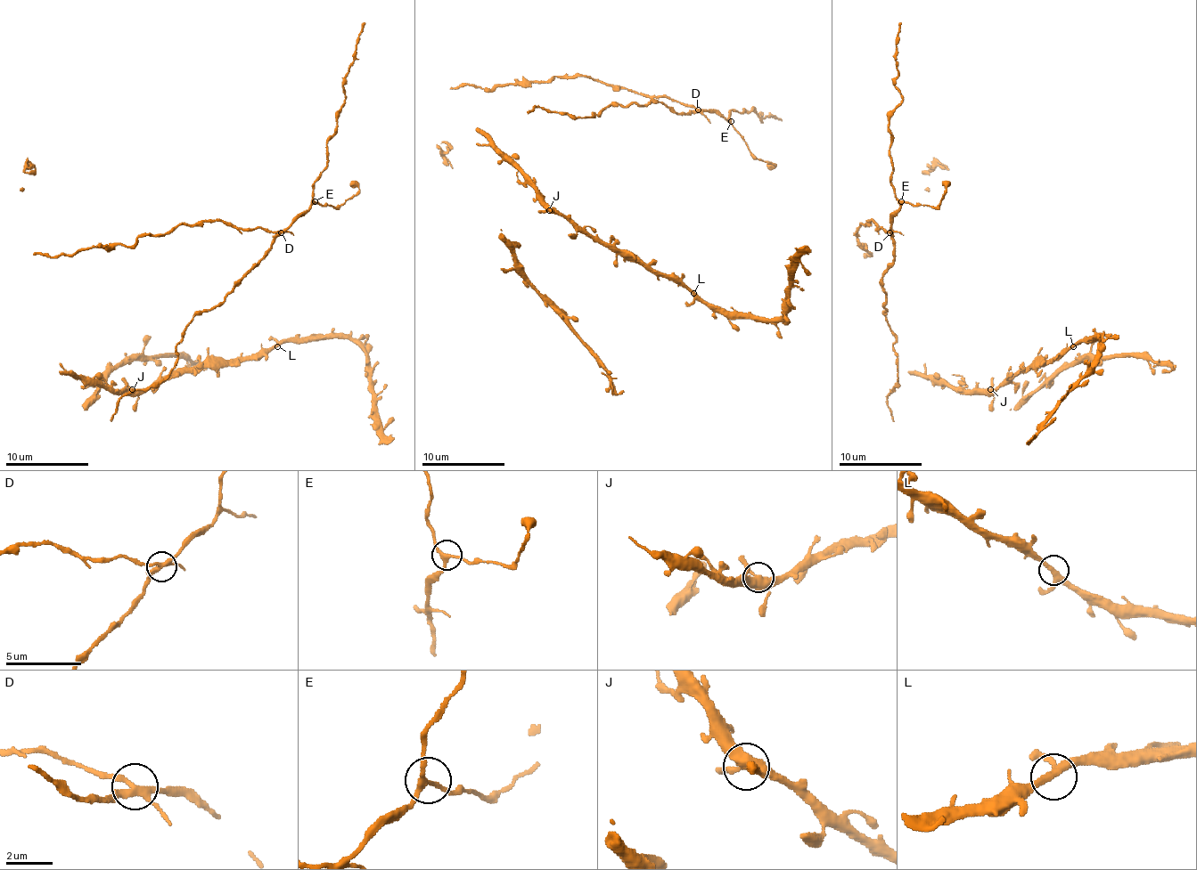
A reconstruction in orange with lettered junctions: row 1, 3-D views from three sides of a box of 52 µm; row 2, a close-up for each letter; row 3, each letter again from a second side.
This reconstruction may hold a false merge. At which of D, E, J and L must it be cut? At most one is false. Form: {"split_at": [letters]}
{"split_at": ["D"]}

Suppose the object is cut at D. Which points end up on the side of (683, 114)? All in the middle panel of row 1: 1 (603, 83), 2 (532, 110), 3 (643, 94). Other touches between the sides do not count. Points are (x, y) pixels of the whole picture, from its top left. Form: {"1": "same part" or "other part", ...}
{"1": "other part", "2": "same part", "3": "other part"}

